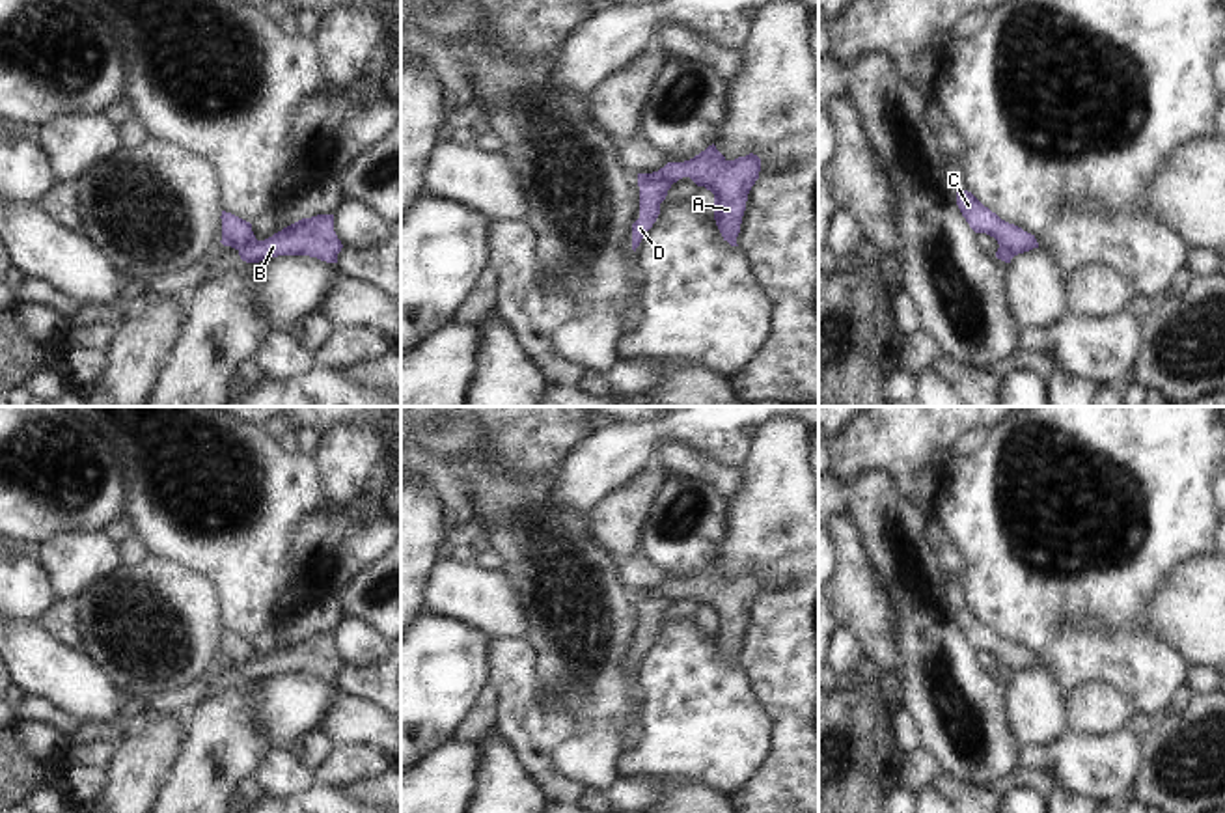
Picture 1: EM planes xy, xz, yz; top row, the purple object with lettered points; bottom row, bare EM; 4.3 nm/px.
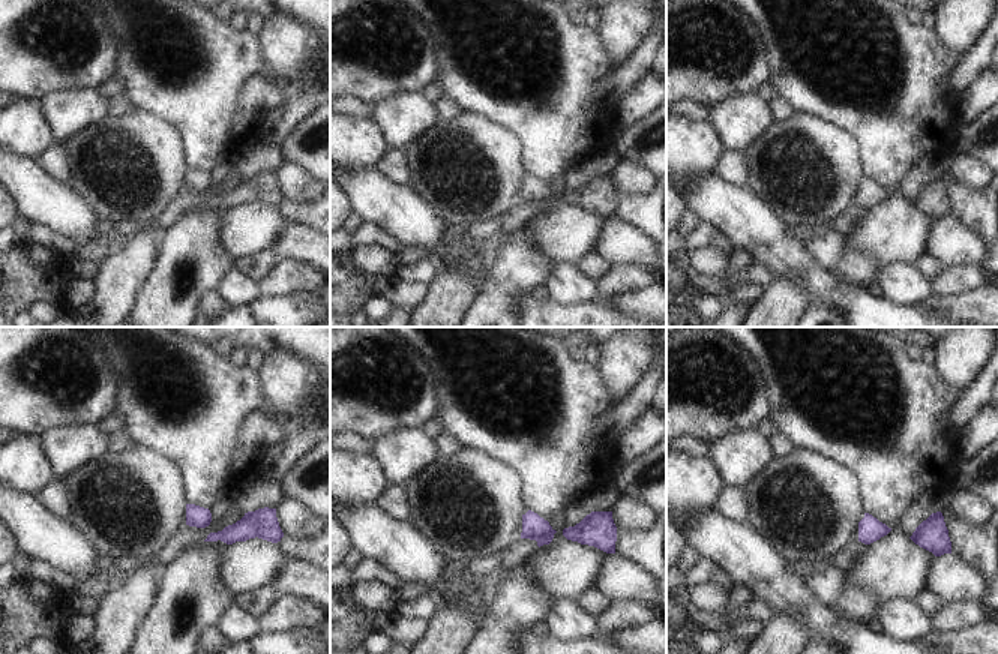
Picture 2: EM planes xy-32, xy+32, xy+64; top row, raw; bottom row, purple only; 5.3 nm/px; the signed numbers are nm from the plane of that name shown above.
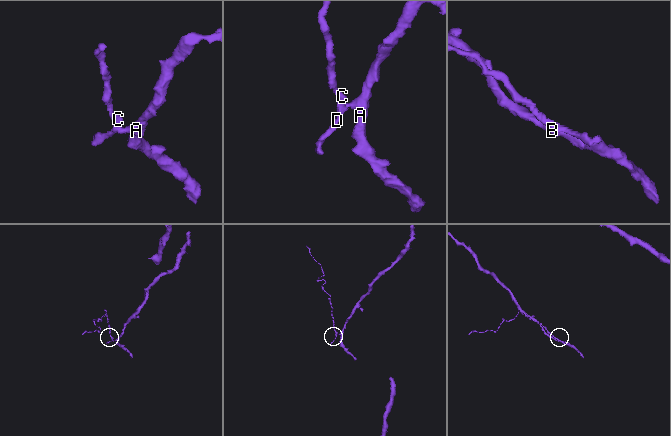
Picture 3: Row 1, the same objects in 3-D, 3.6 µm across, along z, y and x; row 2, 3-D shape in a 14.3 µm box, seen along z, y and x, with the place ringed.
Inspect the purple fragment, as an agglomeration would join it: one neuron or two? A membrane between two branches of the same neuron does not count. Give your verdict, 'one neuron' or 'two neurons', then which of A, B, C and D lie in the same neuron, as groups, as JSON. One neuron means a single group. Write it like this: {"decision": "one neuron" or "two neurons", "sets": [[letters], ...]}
{"decision": "two neurons", "sets": [["A", "B"], ["C", "D"]]}

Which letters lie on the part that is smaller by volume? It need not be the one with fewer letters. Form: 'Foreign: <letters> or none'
Foreign: C, D.

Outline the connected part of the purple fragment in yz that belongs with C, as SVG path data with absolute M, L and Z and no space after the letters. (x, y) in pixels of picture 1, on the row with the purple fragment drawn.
M957 190L957 205L975 233L986 233L994 237L999 248L1005 248L1012 257L1039 248L1035 235L1001 220L996 213L984 207L971 192Z

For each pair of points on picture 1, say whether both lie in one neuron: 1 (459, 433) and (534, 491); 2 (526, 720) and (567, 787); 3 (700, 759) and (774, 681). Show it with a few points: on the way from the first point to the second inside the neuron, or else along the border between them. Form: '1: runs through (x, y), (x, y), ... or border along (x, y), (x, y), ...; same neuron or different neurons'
1: runs through (470, 454), (508, 491), (513, 491); same neuron
2: runs through (530, 739), (532, 754), (549, 774); same neuron
3: border along (739, 662), (767, 715); different neurons

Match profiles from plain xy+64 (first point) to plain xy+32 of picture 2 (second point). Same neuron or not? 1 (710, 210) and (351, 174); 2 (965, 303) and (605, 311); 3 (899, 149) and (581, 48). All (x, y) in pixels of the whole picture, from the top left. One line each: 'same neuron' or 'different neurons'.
1: same neuron
2: different neurons
3: same neuron

